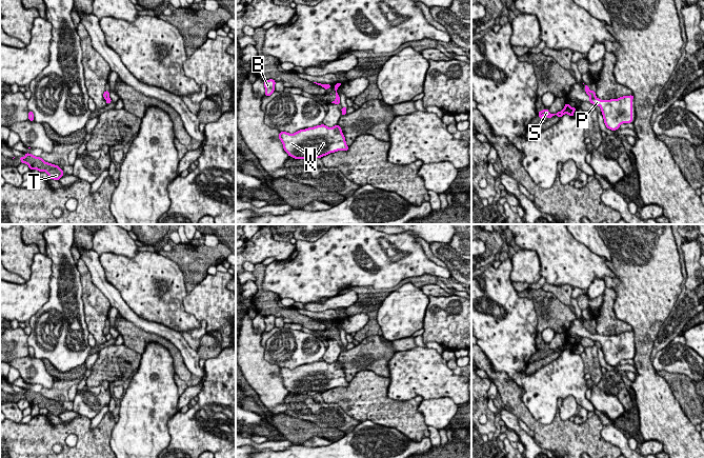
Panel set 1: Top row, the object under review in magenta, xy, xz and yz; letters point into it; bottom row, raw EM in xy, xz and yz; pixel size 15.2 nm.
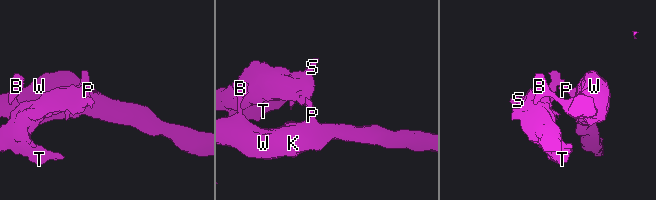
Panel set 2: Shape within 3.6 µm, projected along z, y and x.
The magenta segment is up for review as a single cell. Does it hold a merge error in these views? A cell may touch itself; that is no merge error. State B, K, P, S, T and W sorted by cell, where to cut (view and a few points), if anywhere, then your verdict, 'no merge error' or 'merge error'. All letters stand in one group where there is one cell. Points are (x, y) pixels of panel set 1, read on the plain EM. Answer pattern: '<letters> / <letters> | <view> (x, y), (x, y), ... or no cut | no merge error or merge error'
B K P W / S T | yz (590, 332), (596, 333) | merge error

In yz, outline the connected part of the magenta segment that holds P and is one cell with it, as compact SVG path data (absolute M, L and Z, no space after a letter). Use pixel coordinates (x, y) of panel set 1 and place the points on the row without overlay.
M633 331L610 336L590 333L589 338L601 343L606 363L617 366L621 360L632 358L632 335Z

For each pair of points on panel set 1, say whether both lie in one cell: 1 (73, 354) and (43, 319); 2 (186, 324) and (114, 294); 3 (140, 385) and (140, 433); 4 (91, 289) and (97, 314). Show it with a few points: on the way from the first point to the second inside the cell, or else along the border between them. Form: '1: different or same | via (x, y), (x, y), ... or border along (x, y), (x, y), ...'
1: same | via (65, 345), (48, 327)
2: different | border along (106, 278), (119, 292), (125, 303), (138, 316)
3: same | via (140, 397), (140, 421)
4: same | via (92, 295), (96, 307)

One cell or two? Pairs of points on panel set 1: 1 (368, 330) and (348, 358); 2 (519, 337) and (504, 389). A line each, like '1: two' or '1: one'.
1: two
2: two

